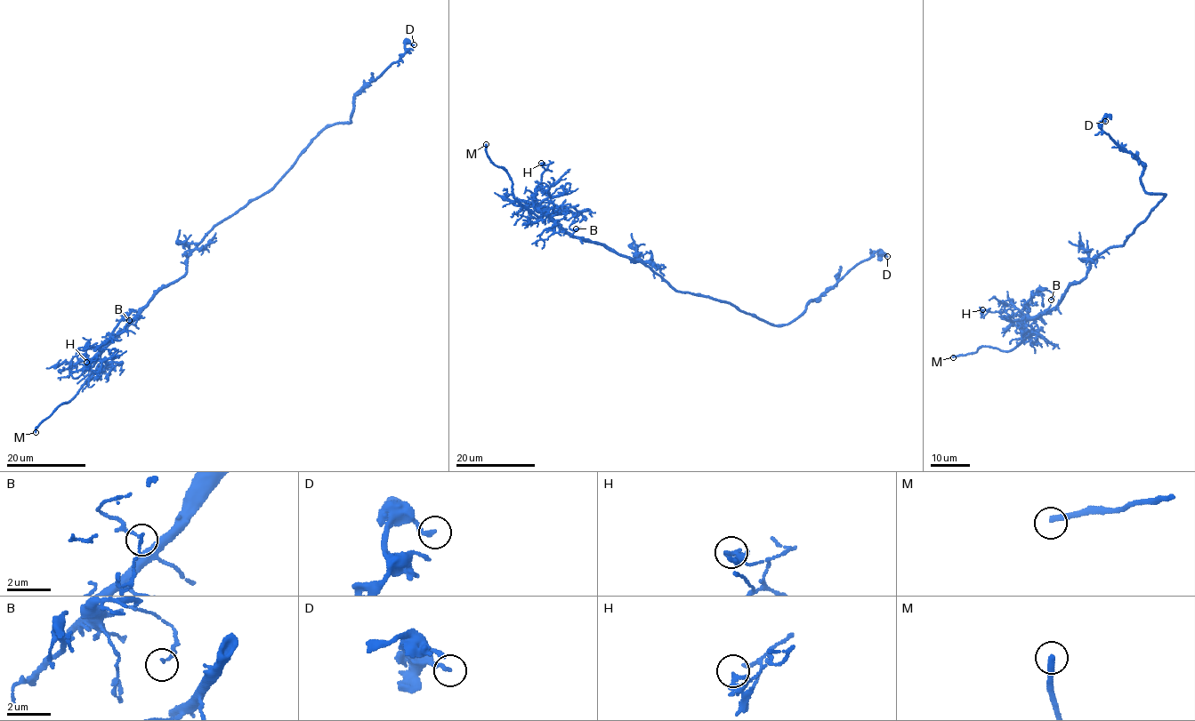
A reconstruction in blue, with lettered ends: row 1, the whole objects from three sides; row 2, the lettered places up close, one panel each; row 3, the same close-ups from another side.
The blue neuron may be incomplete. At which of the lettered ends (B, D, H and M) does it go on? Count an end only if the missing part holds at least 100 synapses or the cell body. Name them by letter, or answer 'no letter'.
M

